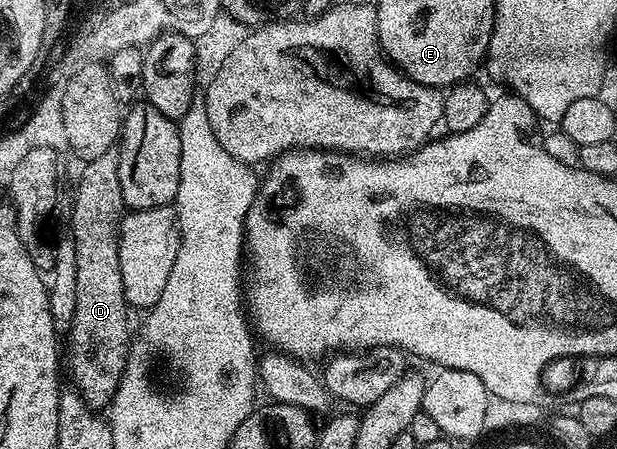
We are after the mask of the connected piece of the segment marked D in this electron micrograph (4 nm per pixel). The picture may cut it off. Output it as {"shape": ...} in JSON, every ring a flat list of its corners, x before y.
{"shape":[[117,150,100,153,100,157,89,160,82,171,82,180,74,191,74,204,70,207,70,231,76,257,76,313,68,328,70,352,65,352,64,363,70,366,73,386,89,407,102,409,113,399,120,385,130,351,130,327,126,324,128,304,124,297,124,281,120,277,120,249,118,233,124,214,120,193,120,173]]}

